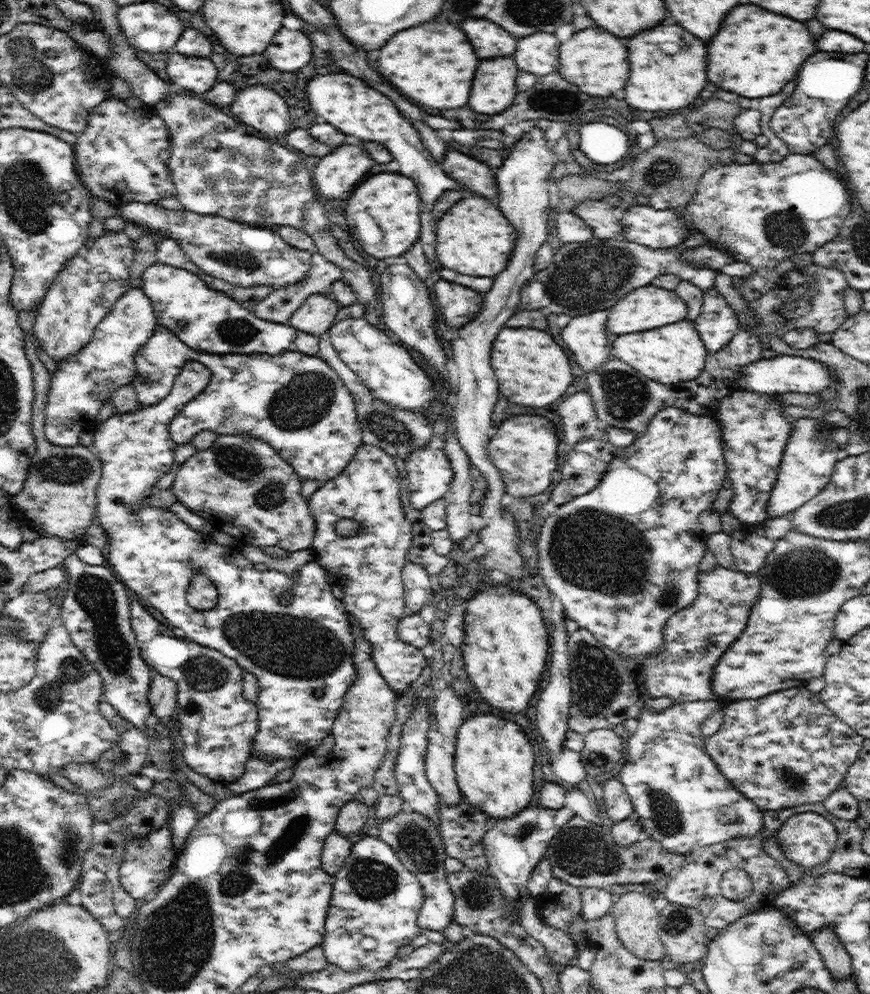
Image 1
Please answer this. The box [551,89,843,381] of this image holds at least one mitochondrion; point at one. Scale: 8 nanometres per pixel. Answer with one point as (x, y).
(785, 229)

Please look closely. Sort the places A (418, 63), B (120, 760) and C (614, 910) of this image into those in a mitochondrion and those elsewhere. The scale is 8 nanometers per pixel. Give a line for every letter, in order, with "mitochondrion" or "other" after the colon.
A: other
B: mitochondrion
C: other

